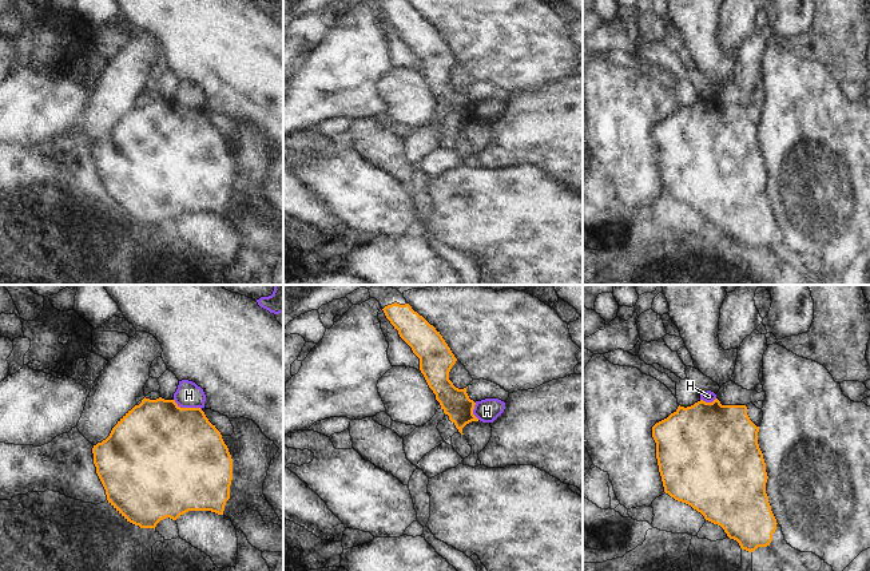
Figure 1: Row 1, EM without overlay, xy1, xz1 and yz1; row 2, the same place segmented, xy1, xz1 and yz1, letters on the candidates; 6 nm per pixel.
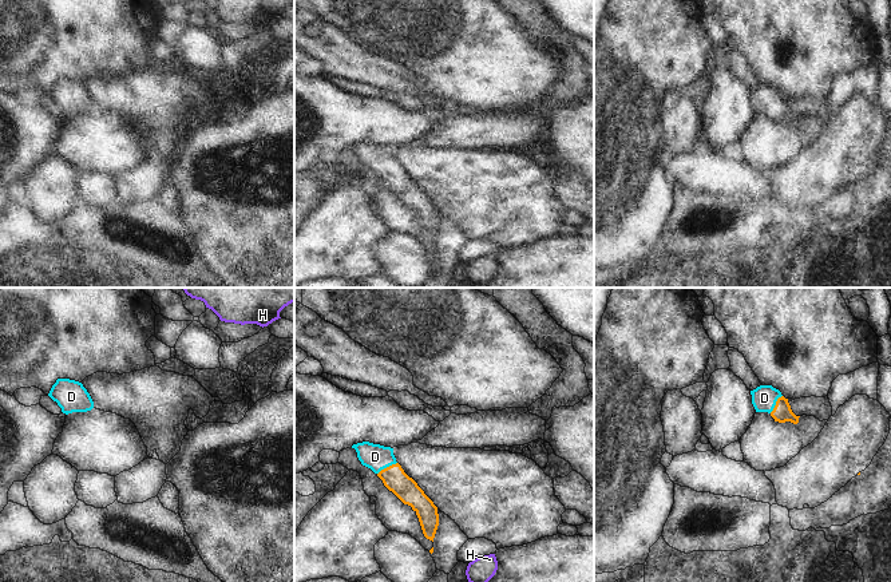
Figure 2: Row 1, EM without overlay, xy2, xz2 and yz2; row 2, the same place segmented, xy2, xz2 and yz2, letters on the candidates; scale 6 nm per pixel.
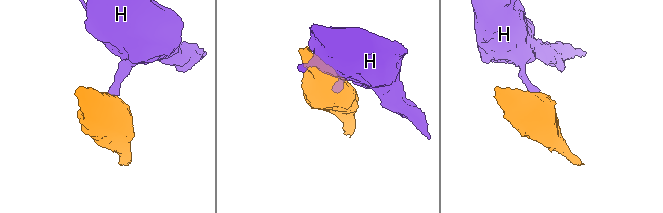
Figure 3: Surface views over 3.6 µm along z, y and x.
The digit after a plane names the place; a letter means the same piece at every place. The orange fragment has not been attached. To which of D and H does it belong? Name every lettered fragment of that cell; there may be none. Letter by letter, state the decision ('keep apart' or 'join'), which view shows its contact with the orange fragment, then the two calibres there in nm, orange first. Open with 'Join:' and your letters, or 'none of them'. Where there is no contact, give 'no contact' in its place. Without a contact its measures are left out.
Join: D
D: join; contact in xz2; calibres 150 and 160 nm
H: keep apart; contact in xy1; calibres 500 and 160 nm

